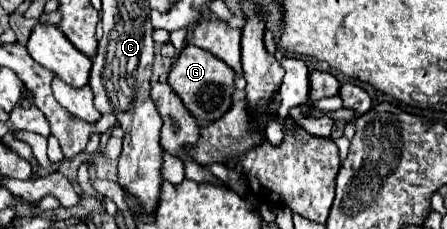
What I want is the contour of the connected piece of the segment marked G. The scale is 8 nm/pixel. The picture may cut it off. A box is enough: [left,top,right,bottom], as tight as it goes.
[168,44,236,122]

